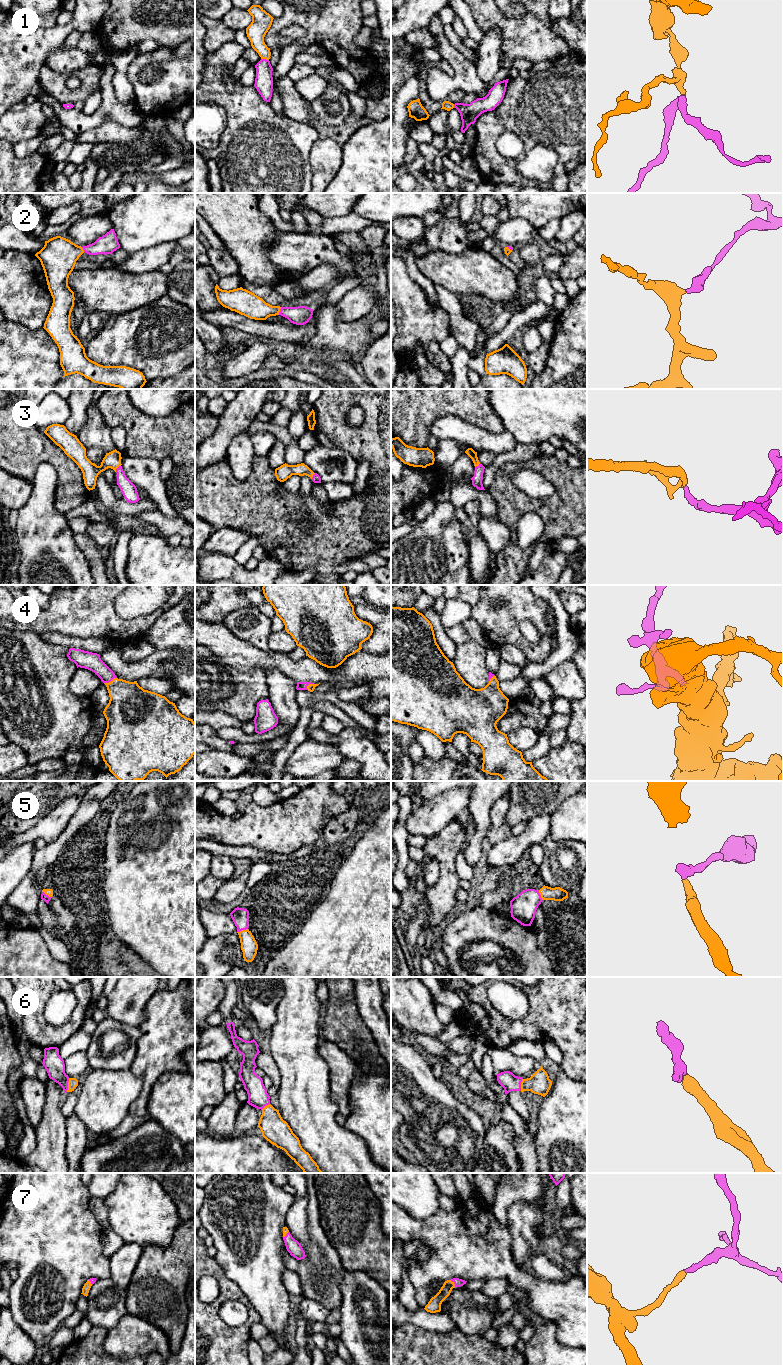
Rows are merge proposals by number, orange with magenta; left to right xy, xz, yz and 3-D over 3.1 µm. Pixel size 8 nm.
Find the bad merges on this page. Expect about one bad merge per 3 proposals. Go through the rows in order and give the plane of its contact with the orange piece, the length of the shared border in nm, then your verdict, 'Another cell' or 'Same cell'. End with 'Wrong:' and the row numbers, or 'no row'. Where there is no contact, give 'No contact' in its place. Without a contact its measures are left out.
1: Touches orange in xz. Shared border 70 nm. Same cell
2: Touches orange in xz. Shared border 70 nm. Same cell
3: Touches orange in xy. Shared border 70 nm. Same cell
4: Touches orange in xy. Shared border 120 nm. Same cell
5: Touches orange in xz. Shared border 90 nm. Same cell
6: Touches orange in xy. Shared border 110 nm. Same cell
7: Touches orange in yz. Shared border 70 nm. Same cell
Wrong: no row

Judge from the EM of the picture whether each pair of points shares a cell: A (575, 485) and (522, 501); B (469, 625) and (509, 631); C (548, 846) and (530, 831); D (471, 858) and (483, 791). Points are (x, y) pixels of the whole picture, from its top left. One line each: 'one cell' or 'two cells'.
A: one cell
B: two cells
C: two cells
D: one cell

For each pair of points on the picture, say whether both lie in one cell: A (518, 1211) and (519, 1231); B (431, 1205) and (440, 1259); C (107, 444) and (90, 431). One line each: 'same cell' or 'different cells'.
A: same cell
B: different cells
C: same cell

